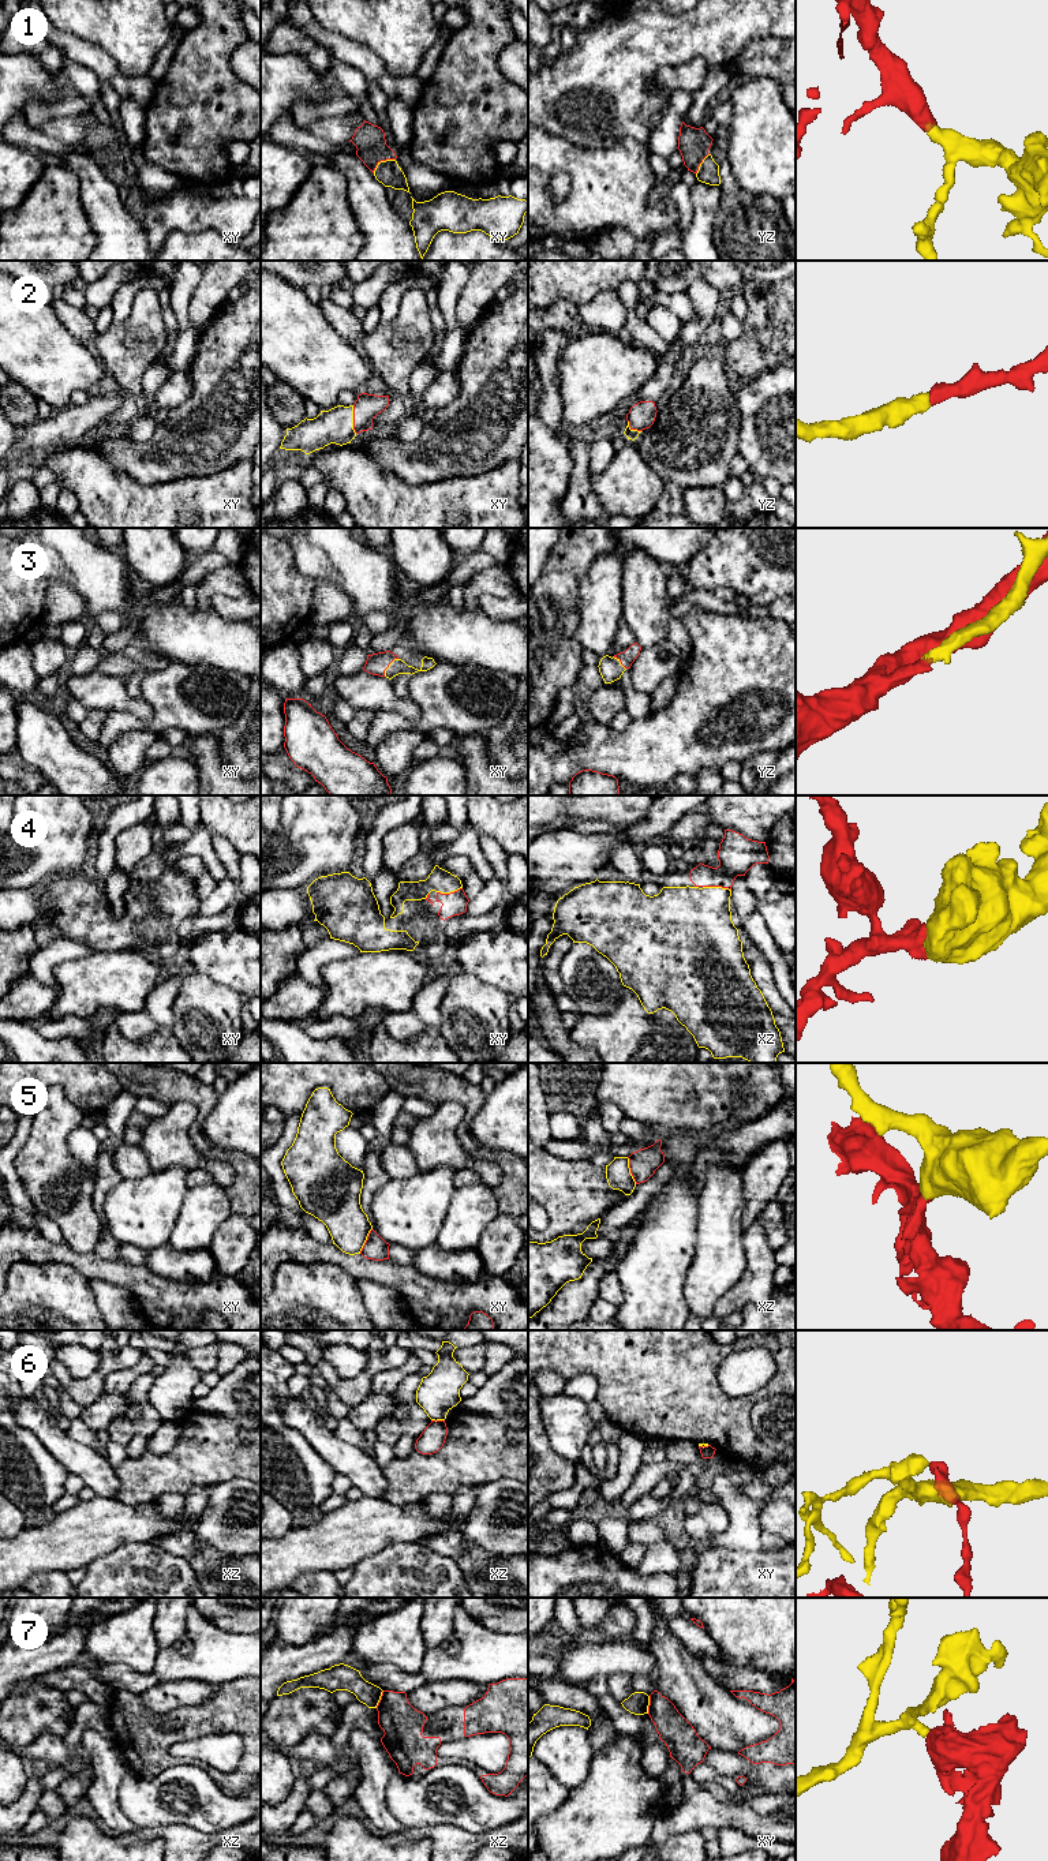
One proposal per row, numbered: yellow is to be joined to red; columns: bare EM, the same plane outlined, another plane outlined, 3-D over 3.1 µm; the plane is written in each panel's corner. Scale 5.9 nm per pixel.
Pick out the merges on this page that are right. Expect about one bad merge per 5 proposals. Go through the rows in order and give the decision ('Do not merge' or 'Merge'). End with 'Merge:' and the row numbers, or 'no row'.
1: Merge
2: Merge
3: Merge
4: Merge
5: Do not merge
6: Do not merge
7: Do not merge
Merge: 1, 2, 3, 4

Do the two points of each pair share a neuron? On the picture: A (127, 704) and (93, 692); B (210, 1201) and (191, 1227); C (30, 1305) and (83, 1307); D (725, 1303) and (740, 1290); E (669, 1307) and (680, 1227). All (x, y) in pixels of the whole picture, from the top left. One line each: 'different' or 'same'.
A: same
B: same
C: same
D: same
E: same

